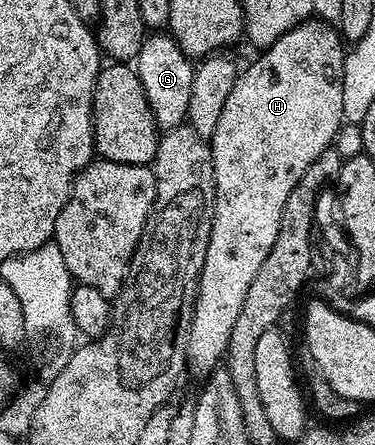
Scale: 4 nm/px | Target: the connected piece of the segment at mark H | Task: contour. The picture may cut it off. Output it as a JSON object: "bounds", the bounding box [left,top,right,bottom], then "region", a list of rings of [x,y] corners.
{"bounds":[185,17,347,377],"region":[[[310,17],[305,22],[295,25],[295,29],[291,29],[287,33],[283,33],[283,37],[279,37],[279,41],[275,41],[270,47],[264,48],[260,52],[261,55],[249,68],[242,70],[237,76],[235,85],[231,89],[230,95],[227,97],[227,105],[223,105],[223,113],[219,116],[219,125],[215,125],[215,133],[211,140],[211,146],[213,149],[213,188],[215,189],[215,197],[217,198],[213,202],[213,224],[211,225],[211,237],[209,238],[209,244],[207,245],[207,257],[203,261],[203,269],[201,270],[201,276],[197,282],[197,300],[193,306],[193,316],[191,317],[191,325],[189,326],[189,340],[185,346],[185,361],[188,370],[194,371],[195,374],[201,375],[200,377],[208,376],[210,373],[218,370],[219,364],[225,358],[225,350],[227,345],[231,341],[231,328],[235,325],[235,320],[239,318],[239,309],[243,309],[243,301],[247,297],[247,289],[251,289],[251,281],[255,281],[255,273],[259,273],[259,265],[263,265],[264,259],[267,257],[267,253],[271,253],[271,245],[275,245],[275,237],[279,237],[279,221],[283,217],[283,205],[287,205],[287,196],[290,195],[291,189],[295,189],[295,181],[299,181],[299,177],[303,177],[303,173],[307,173],[307,165],[314,163],[319,156],[326,154],[334,146],[338,131],[343,124],[343,73],[345,72],[345,56],[347,54],[346,48],[343,46],[343,40],[335,30],[332,22],[324,23],[323,20],[317,19],[318,17]]]}

